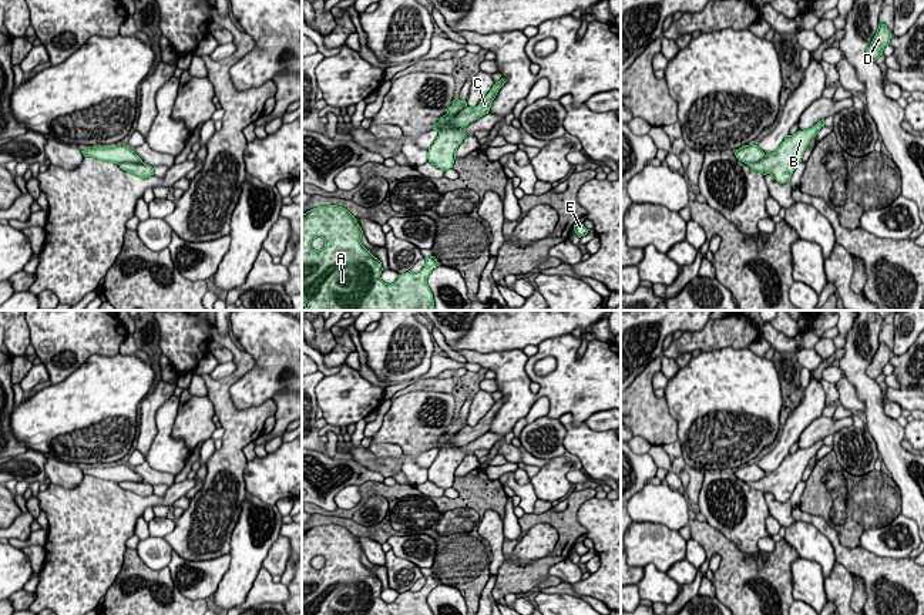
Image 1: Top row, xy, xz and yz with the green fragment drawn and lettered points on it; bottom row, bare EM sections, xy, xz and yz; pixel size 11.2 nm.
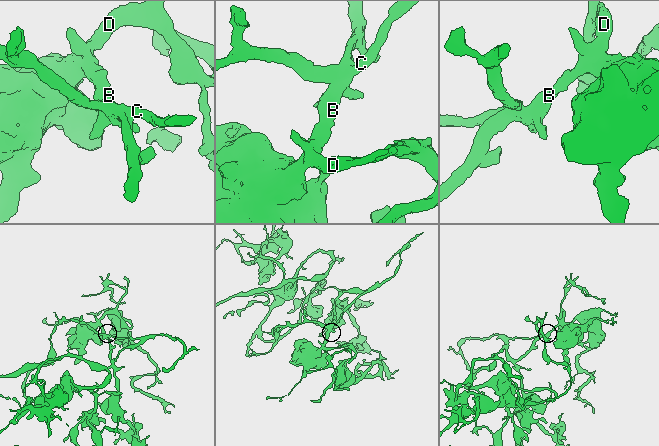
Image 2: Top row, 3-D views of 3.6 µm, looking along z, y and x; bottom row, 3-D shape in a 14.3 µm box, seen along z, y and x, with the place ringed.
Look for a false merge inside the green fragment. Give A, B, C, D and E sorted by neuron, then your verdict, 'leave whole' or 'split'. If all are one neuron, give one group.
groups A B C D E; leave whole

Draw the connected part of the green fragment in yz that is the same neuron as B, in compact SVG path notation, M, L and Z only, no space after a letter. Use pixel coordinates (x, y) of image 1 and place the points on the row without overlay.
M824 438L809 448L787 454L780 466L767 474L757 464L745 464L736 468L735 474L752 488L763 494L770 493L777 501L784 503L790 500L793 490L802 481L810 458L817 454L821 446L824 446Z

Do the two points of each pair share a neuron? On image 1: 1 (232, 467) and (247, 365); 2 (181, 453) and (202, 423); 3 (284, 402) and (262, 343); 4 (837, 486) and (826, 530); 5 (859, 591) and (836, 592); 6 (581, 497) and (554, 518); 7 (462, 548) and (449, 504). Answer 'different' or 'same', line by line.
1: same
2: different
3: different
4: different
5: different
6: same
7: same

